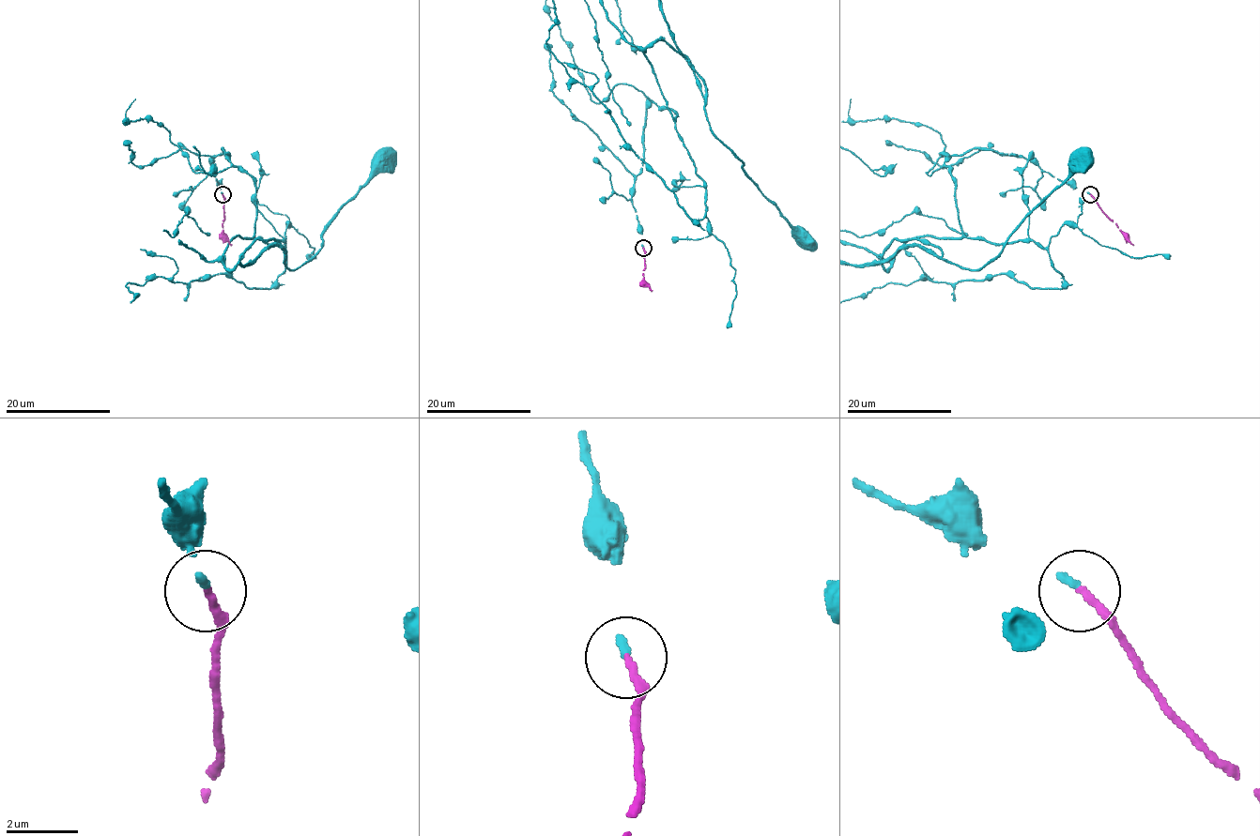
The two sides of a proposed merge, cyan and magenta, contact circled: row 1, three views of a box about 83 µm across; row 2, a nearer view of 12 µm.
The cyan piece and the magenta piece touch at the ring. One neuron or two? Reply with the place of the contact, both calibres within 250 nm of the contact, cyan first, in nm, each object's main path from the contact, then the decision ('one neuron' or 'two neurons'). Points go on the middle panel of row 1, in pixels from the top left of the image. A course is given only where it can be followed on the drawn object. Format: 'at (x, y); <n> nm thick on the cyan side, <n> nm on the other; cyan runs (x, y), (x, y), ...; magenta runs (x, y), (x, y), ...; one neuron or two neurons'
at (643, 248); 200 nm thick on the cyan side, 200 nm on the other; cyan runs (643, 248), (633, 185), (646, 110), (677, 114), (644, 53), (656, 39), (686, 59), (710, 129), (804, 238); magenta runs (643, 248), (643, 281), (653, 291); one neuron

